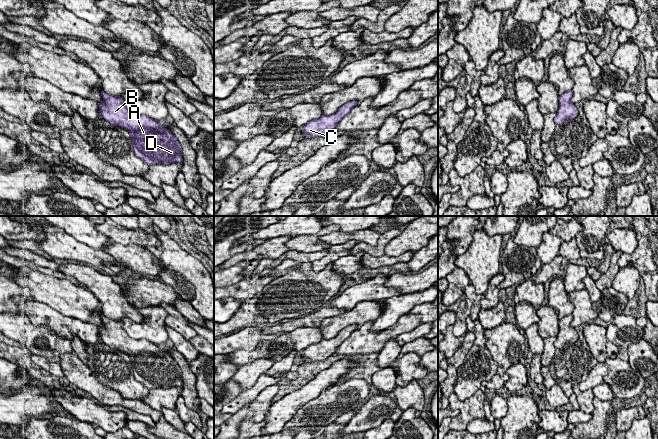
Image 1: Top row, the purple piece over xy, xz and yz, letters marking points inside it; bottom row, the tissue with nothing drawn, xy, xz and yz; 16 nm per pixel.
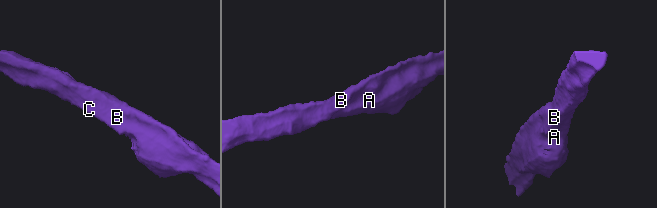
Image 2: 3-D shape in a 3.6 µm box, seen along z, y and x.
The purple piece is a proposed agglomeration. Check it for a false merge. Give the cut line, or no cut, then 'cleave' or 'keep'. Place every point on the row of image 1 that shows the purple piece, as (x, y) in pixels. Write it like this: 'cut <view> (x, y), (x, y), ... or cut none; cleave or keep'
cut none; keep

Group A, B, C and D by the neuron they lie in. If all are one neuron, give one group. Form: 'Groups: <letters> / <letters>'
Groups: A B C D

